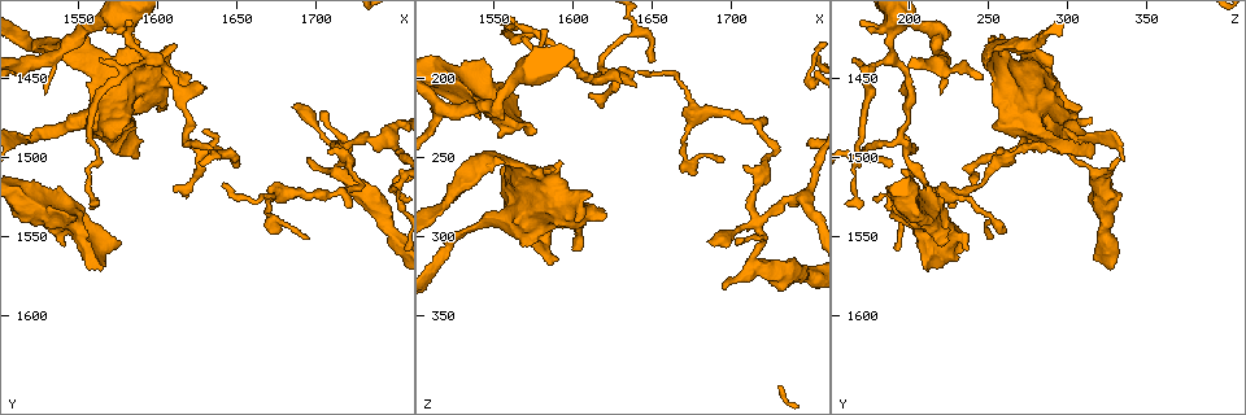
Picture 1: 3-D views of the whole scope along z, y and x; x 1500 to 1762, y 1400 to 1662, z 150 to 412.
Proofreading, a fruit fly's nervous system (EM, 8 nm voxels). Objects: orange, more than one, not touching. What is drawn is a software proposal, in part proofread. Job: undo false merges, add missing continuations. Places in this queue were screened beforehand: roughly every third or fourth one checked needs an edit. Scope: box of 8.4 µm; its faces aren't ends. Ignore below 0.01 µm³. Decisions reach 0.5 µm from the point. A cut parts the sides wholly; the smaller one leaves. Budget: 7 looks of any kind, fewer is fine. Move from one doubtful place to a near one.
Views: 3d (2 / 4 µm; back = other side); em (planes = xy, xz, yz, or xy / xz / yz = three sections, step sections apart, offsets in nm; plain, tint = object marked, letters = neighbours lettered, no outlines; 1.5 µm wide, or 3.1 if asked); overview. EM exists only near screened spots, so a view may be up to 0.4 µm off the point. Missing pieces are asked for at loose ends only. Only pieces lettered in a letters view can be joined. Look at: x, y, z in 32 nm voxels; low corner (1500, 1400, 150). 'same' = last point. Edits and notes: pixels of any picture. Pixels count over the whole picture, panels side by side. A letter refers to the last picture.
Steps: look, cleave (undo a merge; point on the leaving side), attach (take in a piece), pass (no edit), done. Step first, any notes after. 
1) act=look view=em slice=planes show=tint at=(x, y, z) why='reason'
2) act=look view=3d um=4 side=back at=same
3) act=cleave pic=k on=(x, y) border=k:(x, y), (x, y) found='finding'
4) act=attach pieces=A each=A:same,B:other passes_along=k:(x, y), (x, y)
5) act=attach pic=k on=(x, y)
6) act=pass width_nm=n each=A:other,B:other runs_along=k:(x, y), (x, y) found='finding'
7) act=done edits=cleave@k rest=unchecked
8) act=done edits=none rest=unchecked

act=look view=3d um=4 at=(1716, 1512, 316) why='thick turns thin'

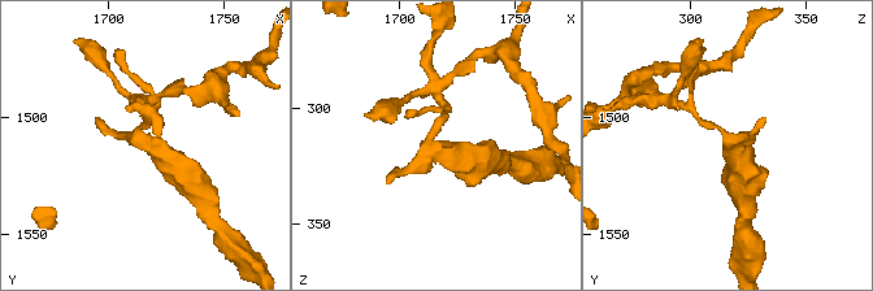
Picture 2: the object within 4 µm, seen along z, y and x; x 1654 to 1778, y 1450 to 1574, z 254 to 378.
act=look view=em slice=xz step=8 show=tint at=(1715, 1510, 316)

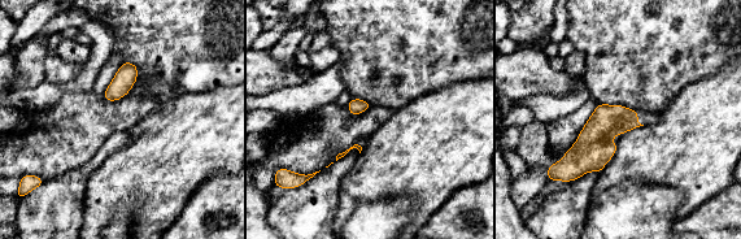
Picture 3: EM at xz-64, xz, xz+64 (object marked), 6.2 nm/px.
act=look view=em slice=planes show=letters at=same why='cut it another way'

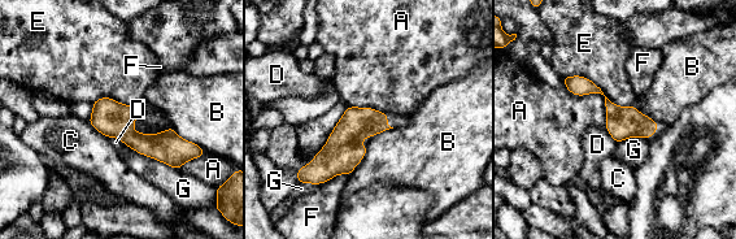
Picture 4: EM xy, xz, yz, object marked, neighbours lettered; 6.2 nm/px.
act=pass each=A:other,B:other,C:other,D:other,E:other,F:other,G:other runs_along=4:(96, 104), (134, 140), (192, 147) found='one neuron here'

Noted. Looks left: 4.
act=look view=em slice=xz step=4 show=letters at=(1562, 1480, 274) why='thick turns thin'

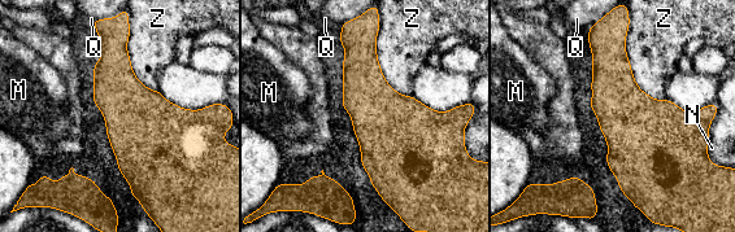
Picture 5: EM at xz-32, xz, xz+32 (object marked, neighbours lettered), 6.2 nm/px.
act=pass each=M:other,N:other,Q:other,Z:other border=5:(627, 27), (635, 83), (666, 100) found='continuous, no second neuron'

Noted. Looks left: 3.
act=look view=em slice=xy step=4 show=letters at=(1680, 1524, 222) why='arms part here'

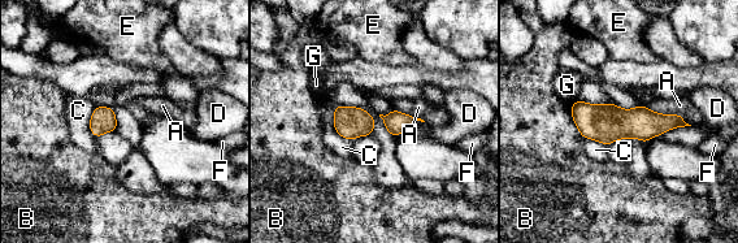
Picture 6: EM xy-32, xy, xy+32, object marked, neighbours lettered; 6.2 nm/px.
act=pass longest_contact=C:240nm each=A:other,B:other,C:other,D:other,E:other,F:other,G:other border=6:(691, 125), (673, 127), (663, 134) found='continuous, no second neuron'

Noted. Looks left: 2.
act=done edits=none rest=unchecked

